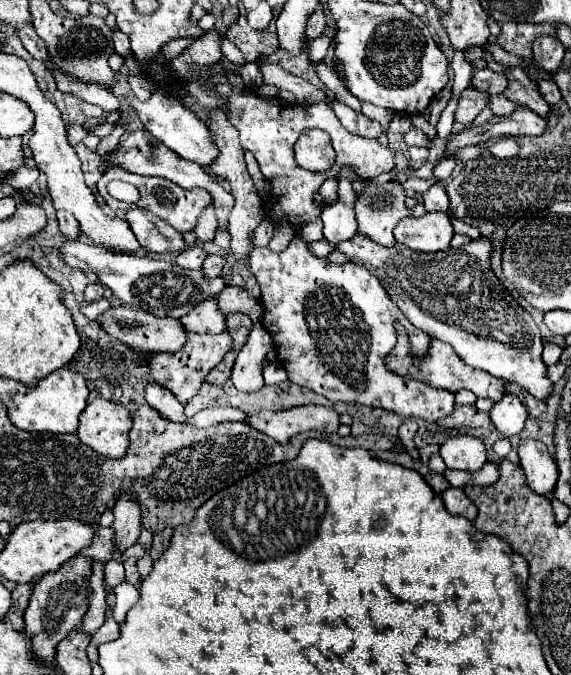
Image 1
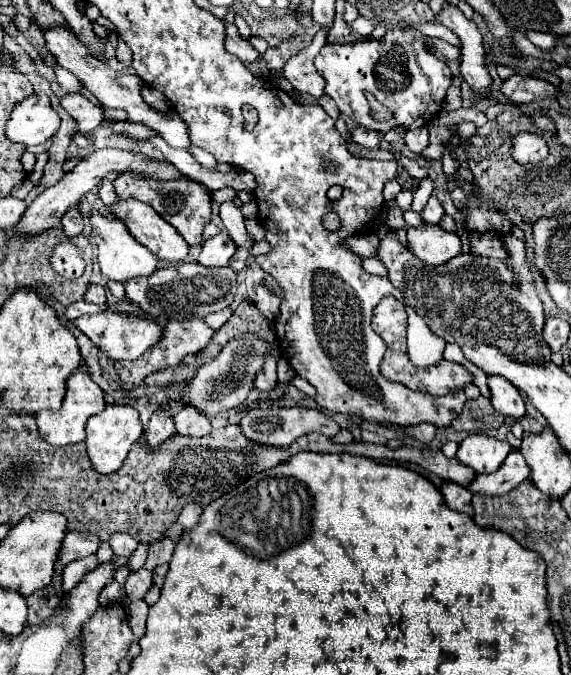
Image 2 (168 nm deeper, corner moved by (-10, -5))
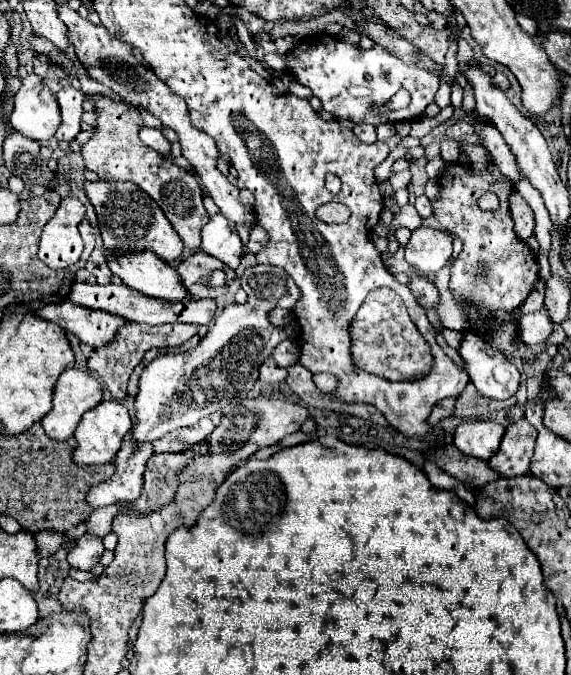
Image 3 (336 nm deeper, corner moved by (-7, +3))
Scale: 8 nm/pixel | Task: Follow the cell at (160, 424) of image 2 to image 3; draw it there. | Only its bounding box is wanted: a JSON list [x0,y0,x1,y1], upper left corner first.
[87,434,153,508]

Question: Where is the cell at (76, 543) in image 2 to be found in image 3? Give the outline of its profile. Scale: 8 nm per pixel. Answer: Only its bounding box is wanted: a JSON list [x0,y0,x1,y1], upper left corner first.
[35,530,67,558]

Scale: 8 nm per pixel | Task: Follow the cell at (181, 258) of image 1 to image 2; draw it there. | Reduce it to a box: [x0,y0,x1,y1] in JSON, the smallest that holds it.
[198,234,236,266]

